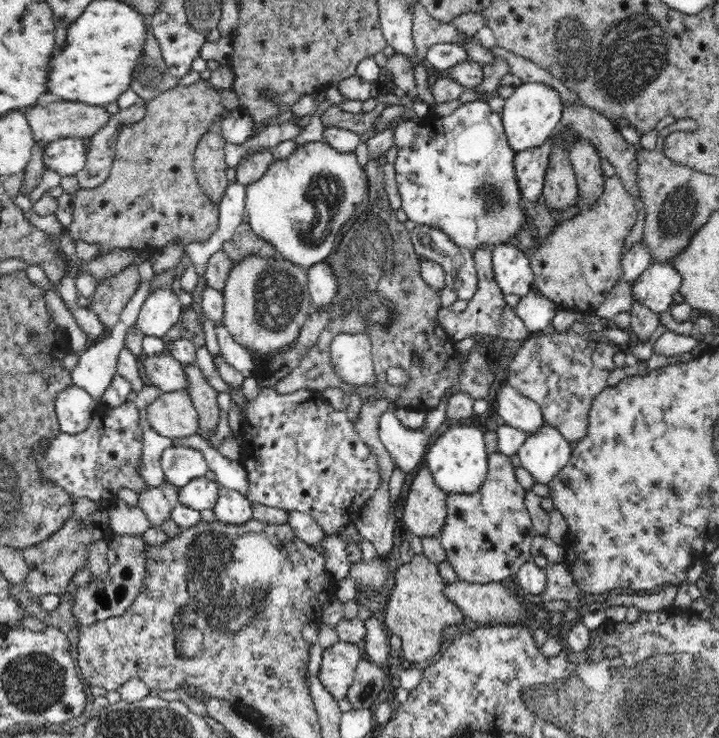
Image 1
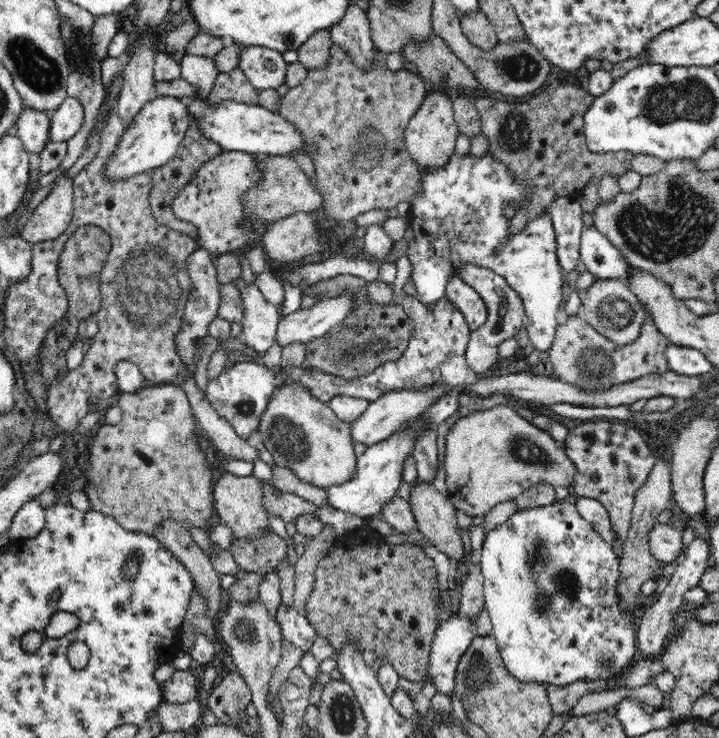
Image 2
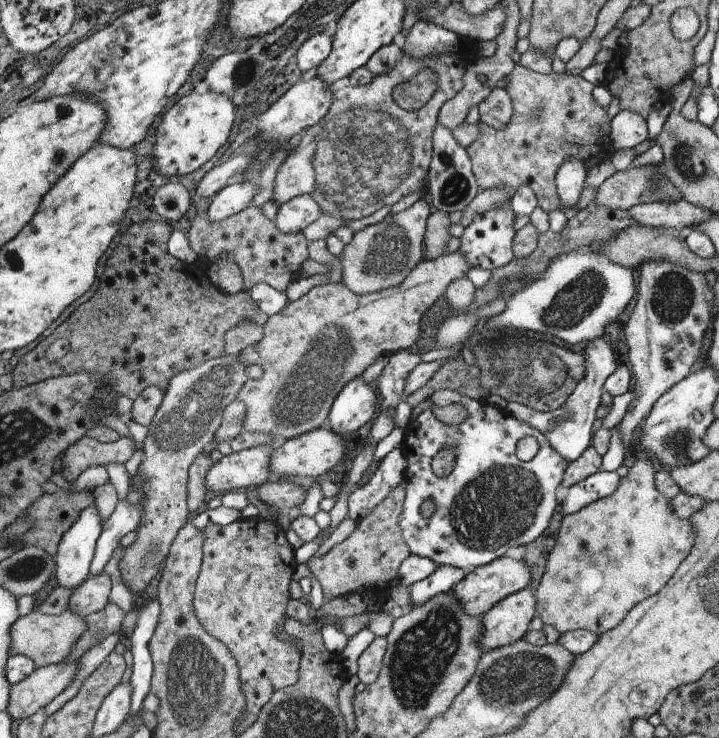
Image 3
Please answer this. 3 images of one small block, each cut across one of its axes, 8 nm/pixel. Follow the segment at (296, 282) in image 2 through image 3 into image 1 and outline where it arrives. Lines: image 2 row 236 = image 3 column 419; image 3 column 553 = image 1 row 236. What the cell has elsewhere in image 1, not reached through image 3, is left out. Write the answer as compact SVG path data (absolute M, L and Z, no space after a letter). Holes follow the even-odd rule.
M486 100L458 106L454 114L442 118L434 114L426 120L400 118L398 128L394 128L392 160L396 162L396 182L402 196L404 214L418 226L444 232L456 246L468 248L472 252L482 246L492 250L494 246L508 242L510 236L520 232L526 220L518 208L522 194L516 182L514 156L516 152L508 144L502 116L494 112Z

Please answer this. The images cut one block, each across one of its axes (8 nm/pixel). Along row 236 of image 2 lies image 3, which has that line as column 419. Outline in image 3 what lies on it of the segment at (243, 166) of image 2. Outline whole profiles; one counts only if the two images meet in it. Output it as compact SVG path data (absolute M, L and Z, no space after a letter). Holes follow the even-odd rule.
M421 196L407 210L395 216L389 214L379 224L353 234L353 240L345 246L345 250L339 256L343 268L341 284L345 284L349 290L359 294L373 294L385 288L399 286L421 260L421 240L423 240L423 232L427 232L425 222L429 222L427 214L429 214L429 206Z

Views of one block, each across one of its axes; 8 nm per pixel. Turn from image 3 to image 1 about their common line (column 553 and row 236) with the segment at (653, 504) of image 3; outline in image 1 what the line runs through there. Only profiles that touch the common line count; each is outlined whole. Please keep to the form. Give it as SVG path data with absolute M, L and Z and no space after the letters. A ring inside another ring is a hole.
M618 174L608 176L602 200L598 200L594 208L582 210L570 220L560 222L548 232L548 236L540 238L536 246L520 248L532 266L532 290L538 290L562 310L580 314L596 312L612 288L618 282L624 282L624 244L638 222L638 214L640 206L634 194L626 190Z

